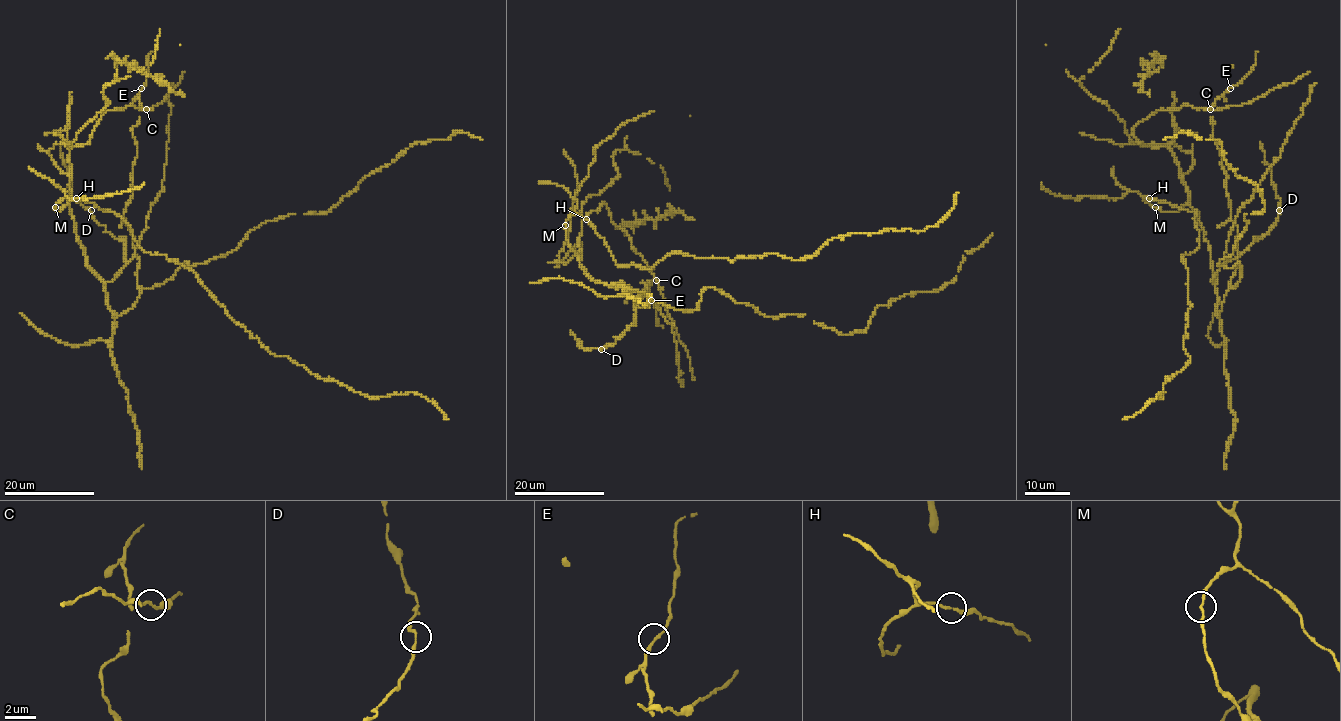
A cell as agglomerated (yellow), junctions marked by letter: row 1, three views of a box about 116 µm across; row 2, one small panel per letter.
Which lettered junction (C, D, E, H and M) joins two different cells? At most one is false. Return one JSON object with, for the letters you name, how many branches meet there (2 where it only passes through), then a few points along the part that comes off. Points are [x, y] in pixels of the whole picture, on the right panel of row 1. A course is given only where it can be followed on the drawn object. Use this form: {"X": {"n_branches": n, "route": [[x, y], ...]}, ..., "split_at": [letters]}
{"split_at": []}

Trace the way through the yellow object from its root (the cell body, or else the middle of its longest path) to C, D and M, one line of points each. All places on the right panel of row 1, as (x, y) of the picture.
C: (1203, 228), (1188, 202), (1175, 155), (1167, 147), (1142, 146), (1132, 130), (1156, 111), (1185, 105), (1210, 109)
D: (1203, 228), (1211, 252), (1213, 282), (1212, 278), (1228, 259), (1236, 258), (1267, 234), (1280, 210)
M: (1203, 228), (1199, 214), (1188, 204), (1168, 212), (1155, 208)

